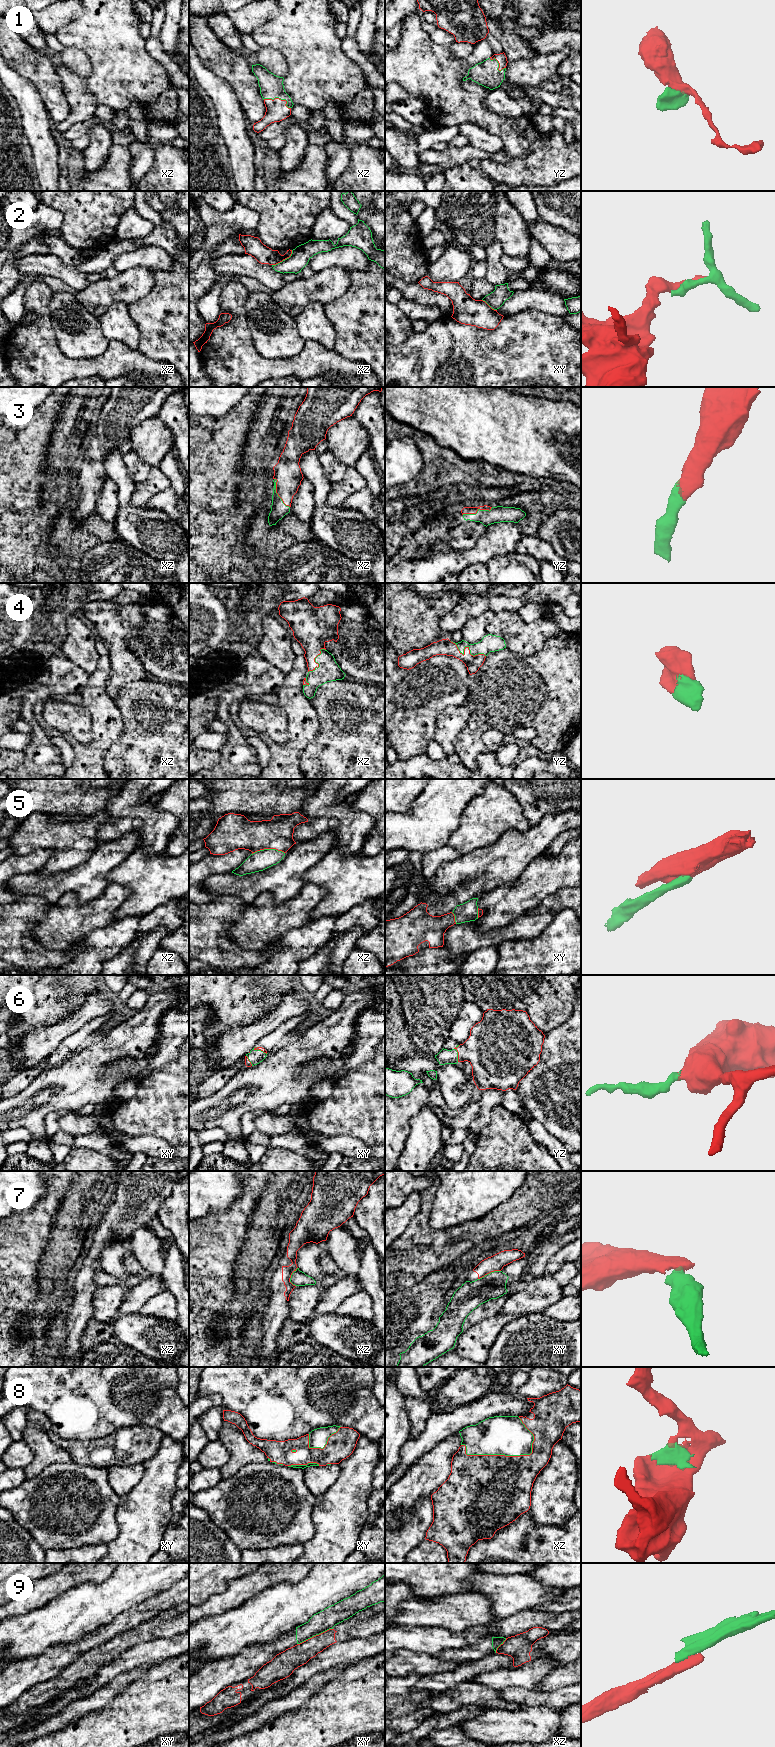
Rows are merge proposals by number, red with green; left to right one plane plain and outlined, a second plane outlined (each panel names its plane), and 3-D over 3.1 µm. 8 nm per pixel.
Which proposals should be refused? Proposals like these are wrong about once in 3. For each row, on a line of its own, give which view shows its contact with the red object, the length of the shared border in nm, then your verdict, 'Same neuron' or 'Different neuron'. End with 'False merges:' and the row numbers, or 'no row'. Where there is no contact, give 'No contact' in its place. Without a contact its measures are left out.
1: Touches red in xz. Shared border 240 nm. Same neuron
2: Touches red in xz. Shared border 200 nm. Different neuron
3: Touches red in yz. Shared border 260 nm. Same neuron
4: Touches red in yz. Shared border 320 nm. Same neuron
5: Touches red in xz. Shared border 260 nm. Same neuron
6: Touches red in yz. Shared border 140 nm. Same neuron
7: Touches red in xy. Shared border 200 nm. Different neuron
8: Touches red in xz. Shared border 600 nm. Same neuron
9: Touches red in xy. Shared border 320 nm. Different neuron
False merges: 2, 7, 9

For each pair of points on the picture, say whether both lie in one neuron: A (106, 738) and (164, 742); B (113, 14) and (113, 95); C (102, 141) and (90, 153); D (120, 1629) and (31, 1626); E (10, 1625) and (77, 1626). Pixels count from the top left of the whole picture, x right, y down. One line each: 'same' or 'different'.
A: different
B: same
C: same
D: different
E: same

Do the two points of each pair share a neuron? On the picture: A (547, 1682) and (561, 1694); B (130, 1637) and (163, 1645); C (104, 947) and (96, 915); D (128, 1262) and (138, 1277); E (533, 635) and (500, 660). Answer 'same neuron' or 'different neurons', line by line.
A: different neurons
B: different neurons
C: different neurons
D: same neuron
E: different neurons

